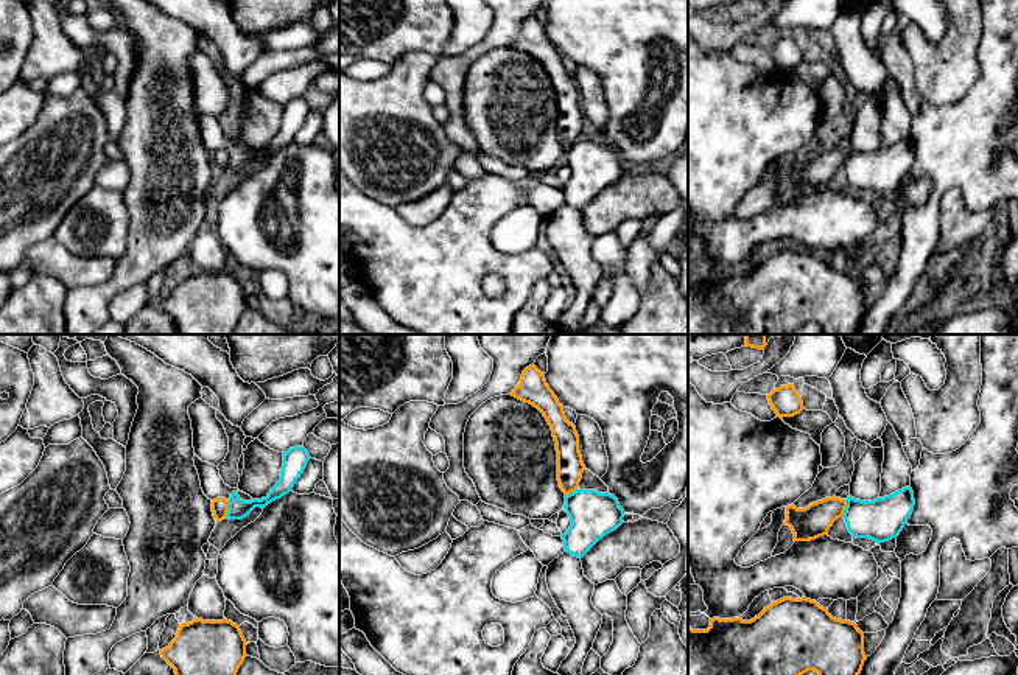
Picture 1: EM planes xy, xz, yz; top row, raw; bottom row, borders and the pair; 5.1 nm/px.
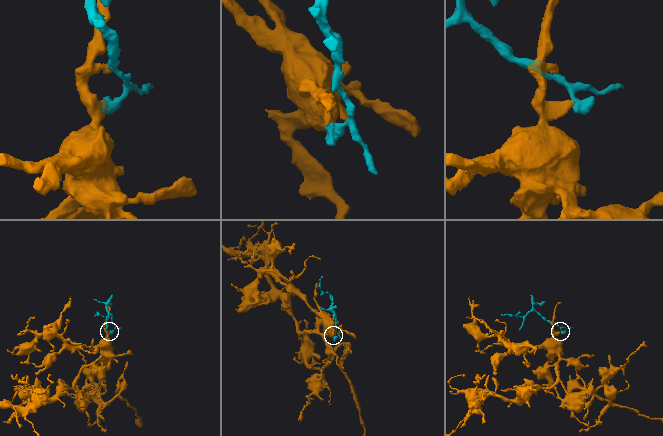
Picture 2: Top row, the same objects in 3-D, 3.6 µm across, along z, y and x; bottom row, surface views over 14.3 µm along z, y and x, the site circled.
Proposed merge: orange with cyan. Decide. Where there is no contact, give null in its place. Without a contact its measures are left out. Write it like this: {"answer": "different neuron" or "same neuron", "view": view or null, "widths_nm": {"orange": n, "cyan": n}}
{"answer": "different neuron", "view": "xy", "widths_nm": {"orange": 90, "cyan": 110}}

